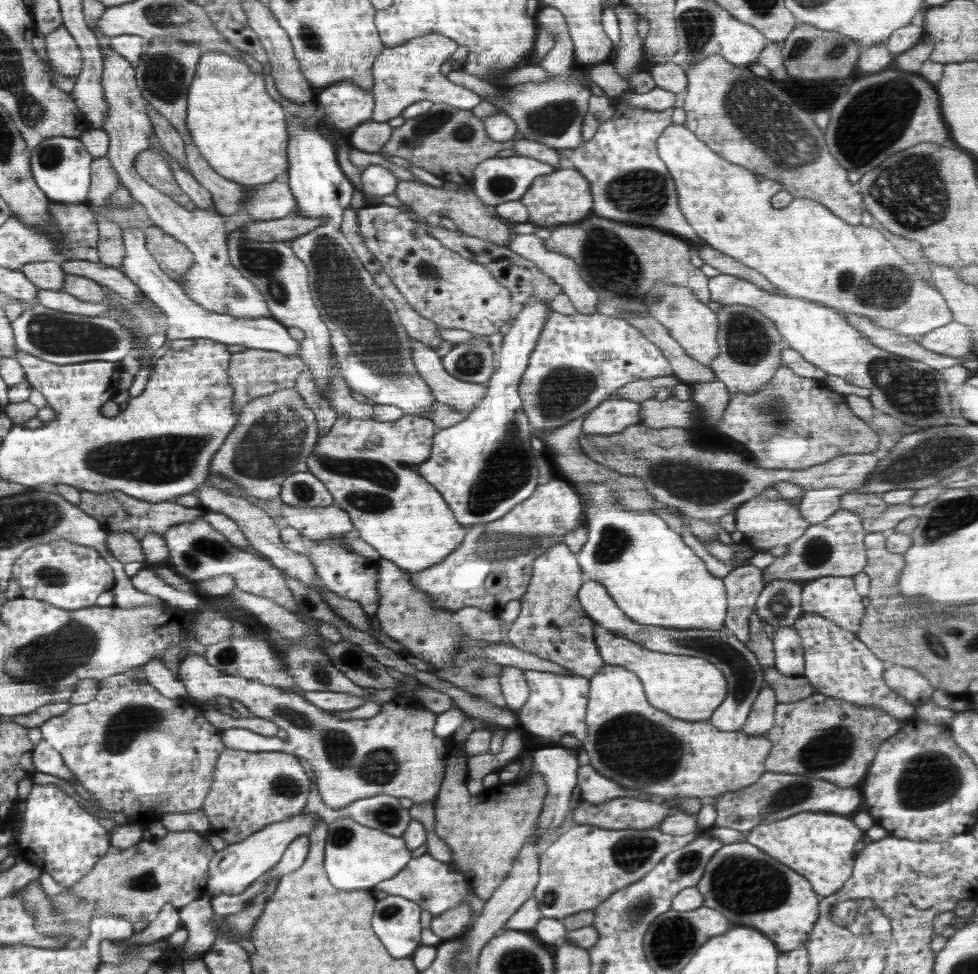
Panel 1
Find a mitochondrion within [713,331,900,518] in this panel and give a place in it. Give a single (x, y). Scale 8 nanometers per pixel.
(773, 407)

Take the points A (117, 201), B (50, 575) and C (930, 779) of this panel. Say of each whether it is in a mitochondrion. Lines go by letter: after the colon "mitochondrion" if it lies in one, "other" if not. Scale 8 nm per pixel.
A: other
B: mitochondrion
C: mitochondrion

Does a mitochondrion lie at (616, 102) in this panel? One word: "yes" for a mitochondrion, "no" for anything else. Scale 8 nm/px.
no

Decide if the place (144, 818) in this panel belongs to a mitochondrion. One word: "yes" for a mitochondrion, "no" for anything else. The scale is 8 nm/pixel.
no

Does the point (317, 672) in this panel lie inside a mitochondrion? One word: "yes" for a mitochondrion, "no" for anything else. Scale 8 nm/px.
yes

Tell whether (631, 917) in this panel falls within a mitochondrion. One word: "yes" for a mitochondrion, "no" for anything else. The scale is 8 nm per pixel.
yes

